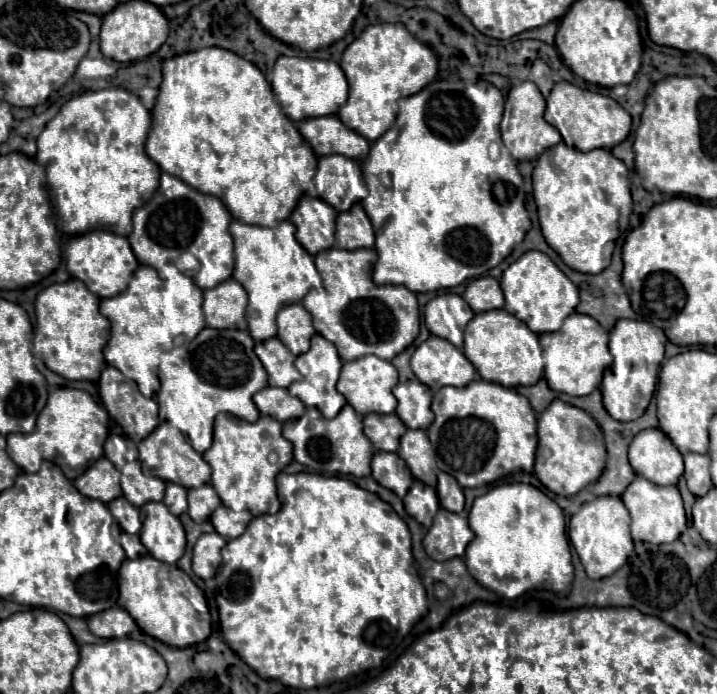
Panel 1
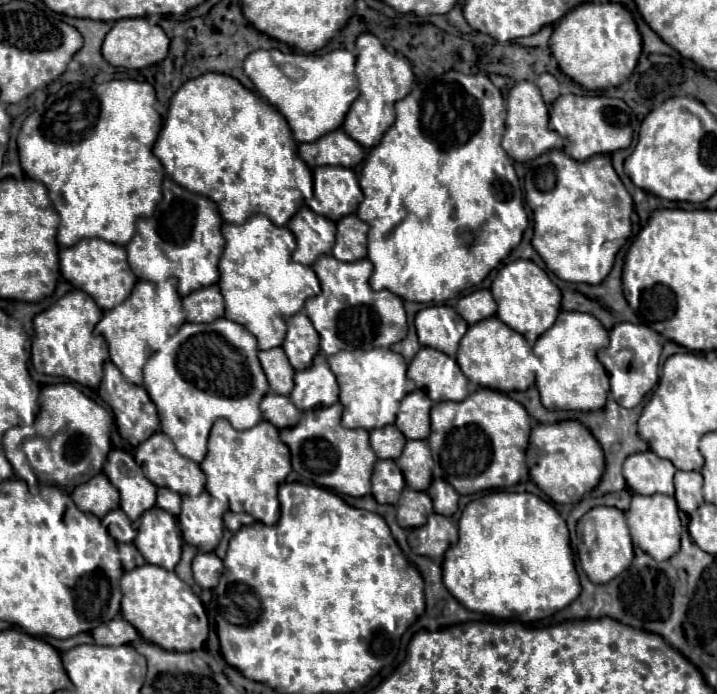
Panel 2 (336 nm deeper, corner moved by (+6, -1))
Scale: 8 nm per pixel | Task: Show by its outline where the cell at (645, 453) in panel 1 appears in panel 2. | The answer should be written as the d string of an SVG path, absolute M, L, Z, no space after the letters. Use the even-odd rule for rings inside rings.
M652 451L634 453L624 461L622 475L628 483L628 489L638 495L674 495L674 477L676 467Z

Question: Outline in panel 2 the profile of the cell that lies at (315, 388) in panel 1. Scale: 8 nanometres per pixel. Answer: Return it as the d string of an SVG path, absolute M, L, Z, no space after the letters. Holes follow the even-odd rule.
M318 355L310 369L298 371L294 375L294 389L290 393L290 399L300 411L330 407L338 401L338 383L334 373L326 365L324 355Z

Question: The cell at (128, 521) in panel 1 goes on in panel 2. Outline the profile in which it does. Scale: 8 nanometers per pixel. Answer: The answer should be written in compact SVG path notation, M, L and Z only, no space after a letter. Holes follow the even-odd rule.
M114 509L110 511L110 515L106 515L102 519L102 523L106 525L108 533L118 541L118 543L132 543L136 537L136 531L132 529L132 521L126 517L126 513L122 509Z

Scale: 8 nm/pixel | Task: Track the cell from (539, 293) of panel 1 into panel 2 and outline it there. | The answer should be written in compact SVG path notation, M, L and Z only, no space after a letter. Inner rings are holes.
M512 261L508 265L502 265L492 281L492 297L498 305L496 317L502 319L510 329L518 331L520 335L526 337L530 345L536 343L536 339L554 325L558 313L560 313L560 289L550 281L546 271L542 271L536 263L532 261Z

